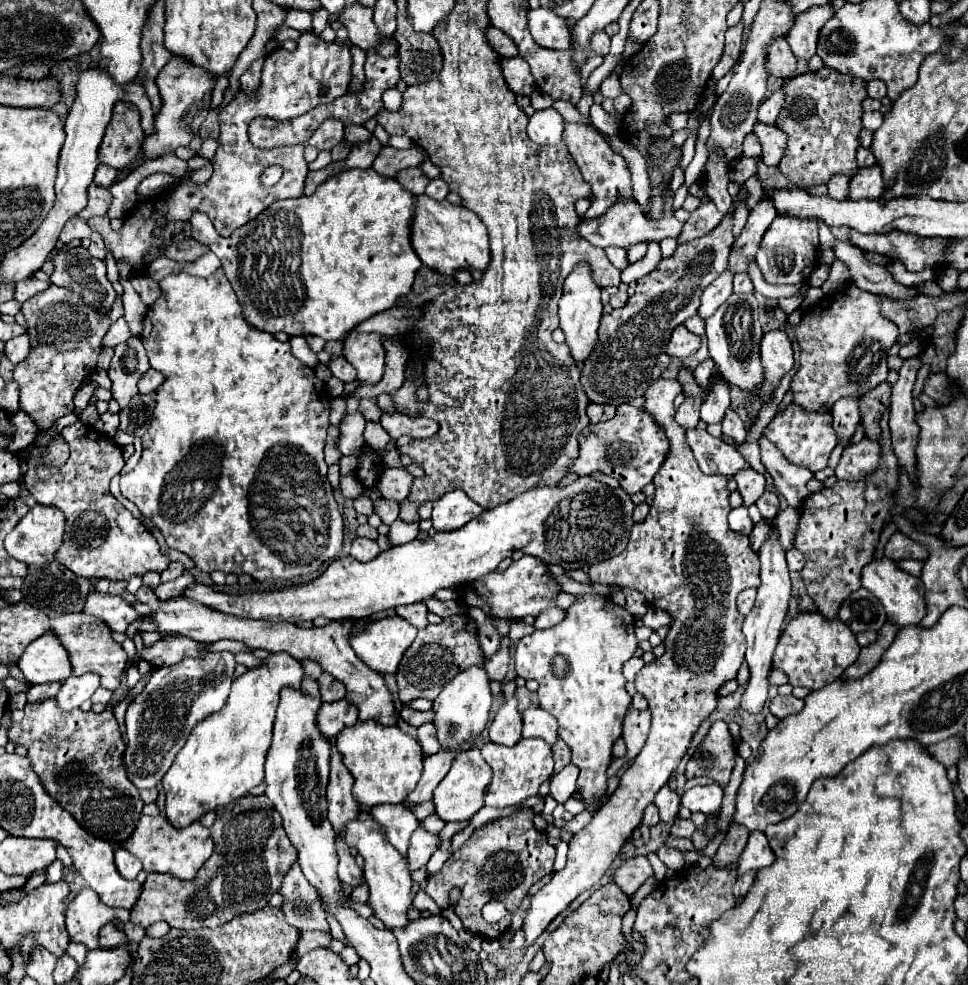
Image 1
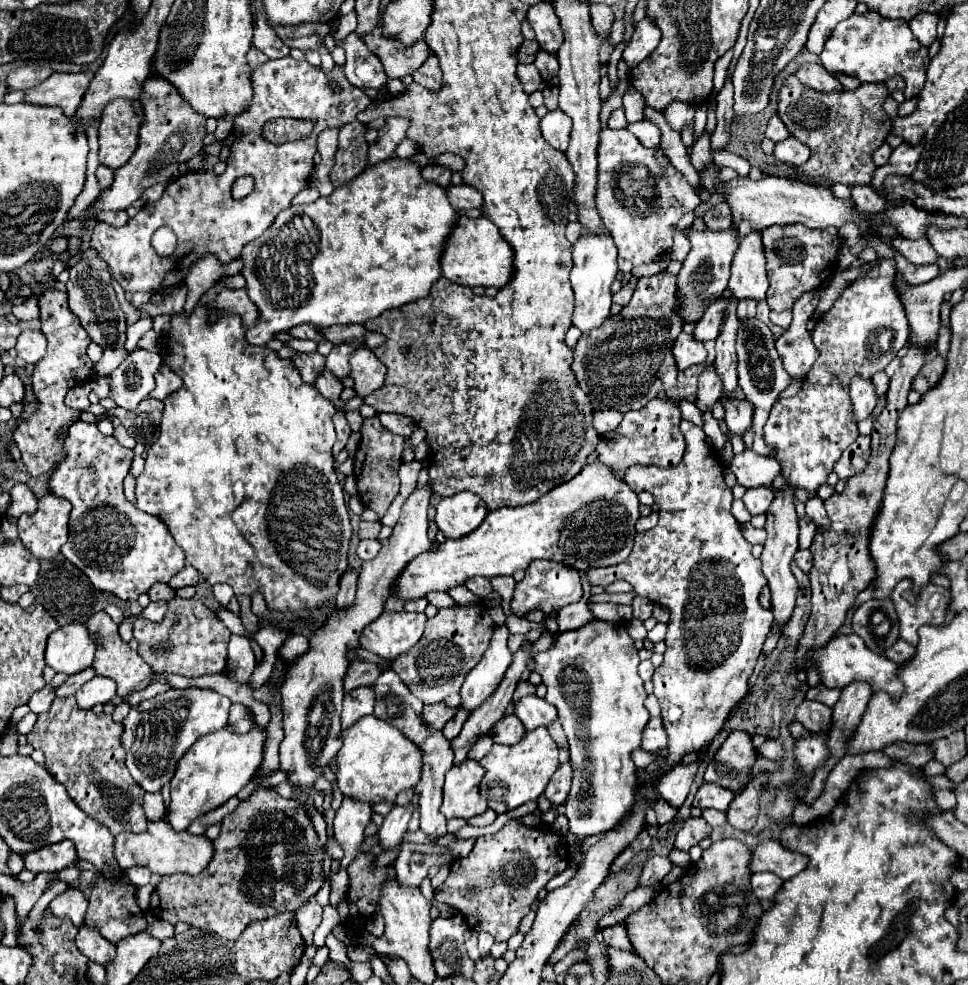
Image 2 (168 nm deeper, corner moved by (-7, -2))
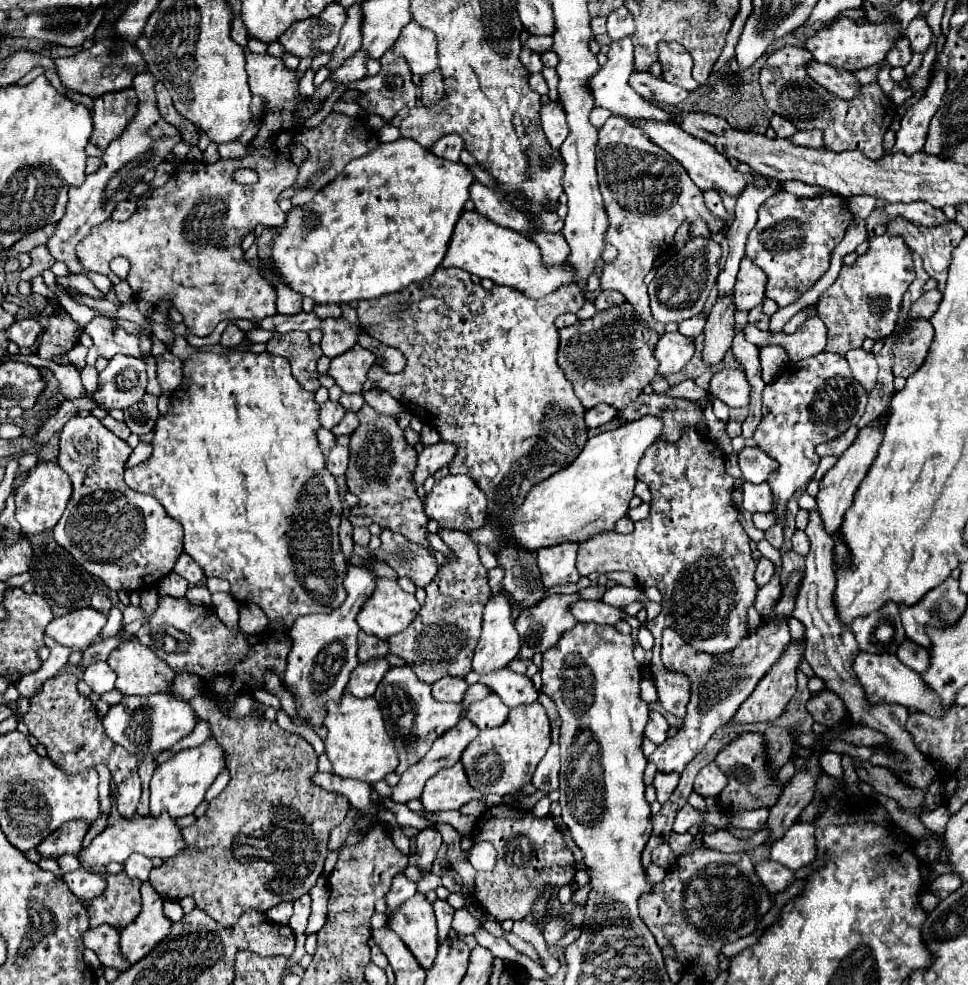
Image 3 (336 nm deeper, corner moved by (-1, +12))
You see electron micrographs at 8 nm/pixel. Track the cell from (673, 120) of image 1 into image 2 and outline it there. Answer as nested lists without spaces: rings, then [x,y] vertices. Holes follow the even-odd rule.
[[[672,102],[664,110],[664,118],[672,126],[672,130],[682,132],[682,128],[688,126],[692,122],[692,118],[694,118],[694,106],[686,104],[686,102]]]

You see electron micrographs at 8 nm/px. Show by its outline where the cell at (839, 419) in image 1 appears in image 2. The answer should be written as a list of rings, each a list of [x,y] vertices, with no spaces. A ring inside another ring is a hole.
[[[854,378],[850,384],[850,400],[852,400],[852,414],[854,420],[860,422],[868,418],[876,406],[876,392],[870,380]]]

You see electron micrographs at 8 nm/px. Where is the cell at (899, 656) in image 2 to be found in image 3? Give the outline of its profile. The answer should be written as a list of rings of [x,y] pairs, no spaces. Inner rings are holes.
[[[906,640],[904,642],[904,646],[900,648],[900,652],[896,654],[908,668],[912,668],[912,670],[916,670],[916,672],[926,672],[928,670],[928,652],[922,648],[922,646],[918,646],[918,644],[914,644],[914,642],[910,642],[910,640]]]

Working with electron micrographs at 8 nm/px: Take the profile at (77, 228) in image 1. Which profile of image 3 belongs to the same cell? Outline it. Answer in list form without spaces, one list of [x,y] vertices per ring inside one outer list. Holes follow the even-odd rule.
[[[52,224],[52,226],[44,226],[44,228],[36,230],[36,232],[28,234],[28,236],[24,236],[24,238],[20,238],[20,240],[12,246],[12,250],[14,250],[16,254],[18,254],[18,252],[30,252],[32,248],[36,248],[36,246],[48,242],[48,238],[52,236],[54,226],[56,226],[56,224]]]

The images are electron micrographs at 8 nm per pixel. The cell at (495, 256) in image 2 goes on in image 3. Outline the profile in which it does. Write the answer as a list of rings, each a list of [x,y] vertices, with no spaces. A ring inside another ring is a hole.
[[[462,212],[452,240],[448,244],[448,252],[442,260],[444,268],[456,266],[470,274],[476,274],[480,278],[490,278],[498,286],[510,286],[528,298],[544,298],[552,290],[574,284],[576,282],[576,270],[570,266],[570,262],[558,264],[558,266],[546,266],[540,254],[540,248],[534,240],[528,236],[502,228],[494,222],[488,222],[488,218],[472,212]]]

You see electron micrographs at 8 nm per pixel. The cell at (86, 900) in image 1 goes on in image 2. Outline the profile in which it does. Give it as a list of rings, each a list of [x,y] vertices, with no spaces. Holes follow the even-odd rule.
[[[86,924],[80,926],[80,930],[78,930],[76,946],[84,956],[88,956],[90,960],[94,960],[98,964],[106,964],[108,960],[114,958],[114,952],[116,952],[116,946],[110,944],[106,938],[102,938],[98,934],[98,928],[92,928]]]

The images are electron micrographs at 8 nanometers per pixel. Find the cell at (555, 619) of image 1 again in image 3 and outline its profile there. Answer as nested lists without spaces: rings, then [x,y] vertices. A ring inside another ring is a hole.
[[[580,600],[572,604],[572,614],[578,622],[594,624],[616,624],[620,620],[620,610],[604,604],[602,600]]]

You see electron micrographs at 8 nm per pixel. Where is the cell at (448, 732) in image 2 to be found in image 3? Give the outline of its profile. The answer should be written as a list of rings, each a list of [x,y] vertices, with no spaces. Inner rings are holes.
[[[472,684],[472,686],[468,688],[468,692],[466,692],[466,696],[464,696],[462,712],[464,712],[464,708],[468,708],[470,702],[474,702],[474,700],[482,700],[482,698],[486,698],[488,694],[490,694],[488,686],[484,686],[484,684]]]

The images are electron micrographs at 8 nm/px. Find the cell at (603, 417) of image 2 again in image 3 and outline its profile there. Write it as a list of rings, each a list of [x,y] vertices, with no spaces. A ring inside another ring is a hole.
[[[594,406],[592,410],[586,412],[584,424],[588,428],[598,428],[598,426],[610,422],[614,416],[616,416],[616,410],[612,410],[612,406]]]

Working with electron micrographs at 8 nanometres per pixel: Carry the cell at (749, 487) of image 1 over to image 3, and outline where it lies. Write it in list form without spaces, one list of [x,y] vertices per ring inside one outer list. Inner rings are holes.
[[[744,482],[744,502],[742,502],[742,508],[748,510],[748,512],[774,512],[776,508],[776,502],[772,498],[772,490],[766,482],[762,484],[750,484],[750,482]]]

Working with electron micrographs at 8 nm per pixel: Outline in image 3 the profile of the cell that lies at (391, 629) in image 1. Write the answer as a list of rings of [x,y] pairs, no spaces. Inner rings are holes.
[[[376,578],[376,588],[358,614],[358,626],[366,634],[386,640],[404,630],[418,610],[416,596],[404,592],[396,578]]]

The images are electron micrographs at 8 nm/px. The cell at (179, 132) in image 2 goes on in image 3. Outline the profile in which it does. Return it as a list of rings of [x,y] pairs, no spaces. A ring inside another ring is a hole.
[[[148,72],[134,78],[134,90],[138,94],[136,118],[126,126],[126,130],[116,140],[110,142],[110,146],[106,148],[106,152],[102,156],[102,166],[94,174],[88,174],[86,182],[82,186],[68,190],[66,212],[58,220],[54,234],[46,242],[46,248],[56,262],[64,262],[72,273],[86,274],[96,288],[104,294],[112,289],[112,282],[107,276],[90,272],[80,265],[76,258],[76,244],[82,242],[90,234],[92,226],[108,220],[110,214],[114,212],[114,208],[118,206],[118,202],[126,200],[126,194],[130,194],[130,190],[140,182],[140,178],[148,170],[152,170],[160,162],[164,162],[166,156],[172,152],[172,148],[180,142],[178,128],[164,122],[164,118],[158,112],[156,98],[154,98],[154,86],[156,86],[156,78],[152,78],[152,74],[148,74]]]

